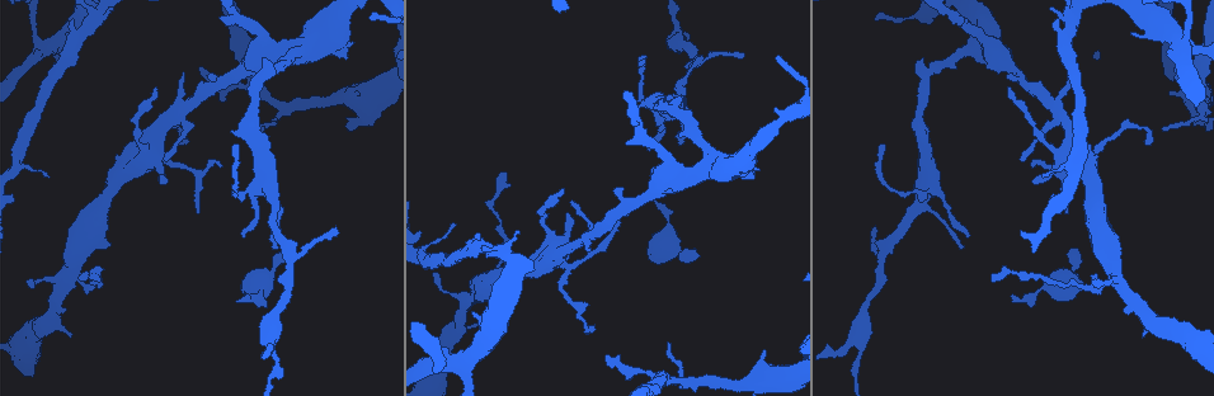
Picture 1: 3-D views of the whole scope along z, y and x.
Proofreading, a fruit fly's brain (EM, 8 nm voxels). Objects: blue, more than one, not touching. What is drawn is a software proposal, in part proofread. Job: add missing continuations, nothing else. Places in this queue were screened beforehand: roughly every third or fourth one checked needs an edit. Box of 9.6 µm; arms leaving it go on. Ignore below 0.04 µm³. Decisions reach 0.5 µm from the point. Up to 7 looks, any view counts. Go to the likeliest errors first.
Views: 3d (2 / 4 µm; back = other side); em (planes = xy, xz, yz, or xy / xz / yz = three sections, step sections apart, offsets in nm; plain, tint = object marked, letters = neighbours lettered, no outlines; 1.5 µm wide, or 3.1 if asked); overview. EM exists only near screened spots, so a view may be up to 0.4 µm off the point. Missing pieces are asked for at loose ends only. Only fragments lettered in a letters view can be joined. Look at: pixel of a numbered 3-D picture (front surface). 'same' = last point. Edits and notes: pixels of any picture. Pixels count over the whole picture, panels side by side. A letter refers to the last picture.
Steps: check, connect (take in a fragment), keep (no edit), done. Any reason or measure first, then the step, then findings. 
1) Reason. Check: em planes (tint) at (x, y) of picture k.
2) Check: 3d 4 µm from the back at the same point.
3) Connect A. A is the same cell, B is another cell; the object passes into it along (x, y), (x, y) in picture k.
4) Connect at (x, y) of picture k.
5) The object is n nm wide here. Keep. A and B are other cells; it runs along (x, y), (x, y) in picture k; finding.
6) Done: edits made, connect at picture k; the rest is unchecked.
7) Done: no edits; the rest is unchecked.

An open end. Check: 3d 4 µm at (1014, 300) of picture 1.

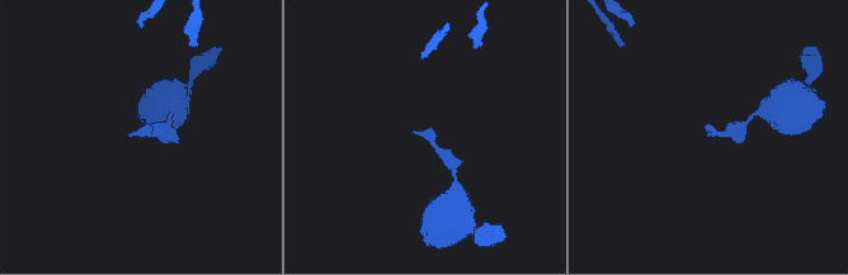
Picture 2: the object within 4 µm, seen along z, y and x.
Check: em planes (letters) at (130, 133) of picture 2.

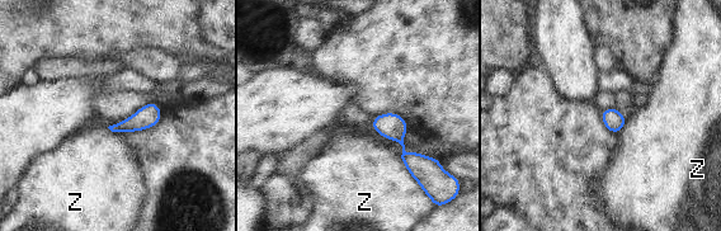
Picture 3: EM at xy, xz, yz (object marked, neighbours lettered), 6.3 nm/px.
The longest contact is with Z, 220 nm. Keep. Z is another cell; a border runs along (400, 158), (408, 173), (419, 184) in picture 3; none of them fits.

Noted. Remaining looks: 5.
Free end. Check: em planes (letters) at (199, 67) of picture 1.

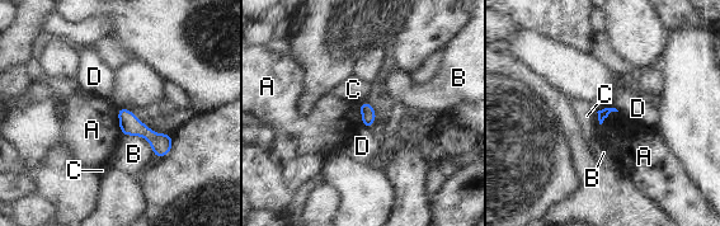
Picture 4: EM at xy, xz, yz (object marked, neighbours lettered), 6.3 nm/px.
The longest contact is with B, 260 nm. Keep. A, B, C and D are other cells; it runs along (120, 111), (136, 127), (169, 146) in picture 4; none of them fits.

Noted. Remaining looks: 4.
Tapers out. Check: 3d 4 µm from the back at (1066, 212) of picture 1.

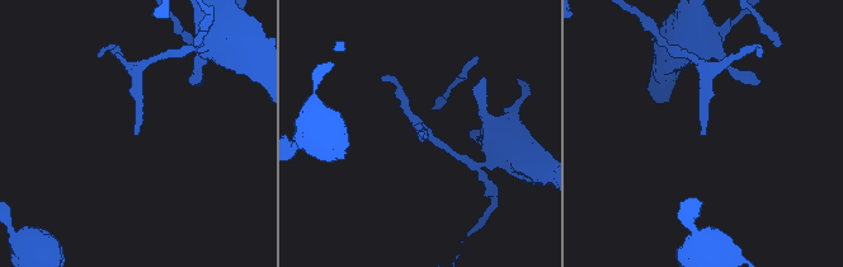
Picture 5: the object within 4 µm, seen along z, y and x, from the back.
Check: em yz step 8 (letters) at (423, 137) of picture 5.

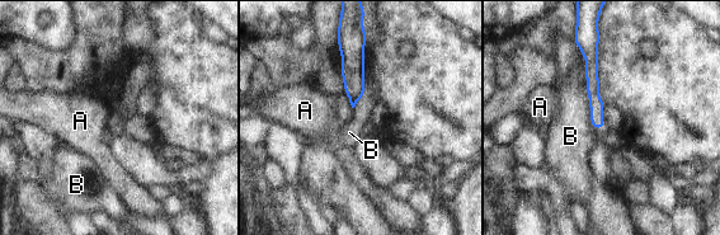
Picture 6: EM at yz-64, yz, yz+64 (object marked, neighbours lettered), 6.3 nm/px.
Keep. A and B are other cells; a border runs along (579, 52), (594, 130) in picture 6; no lettered fragment goes on from it.

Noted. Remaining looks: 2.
Done: no edits; the rest is unchecked.

